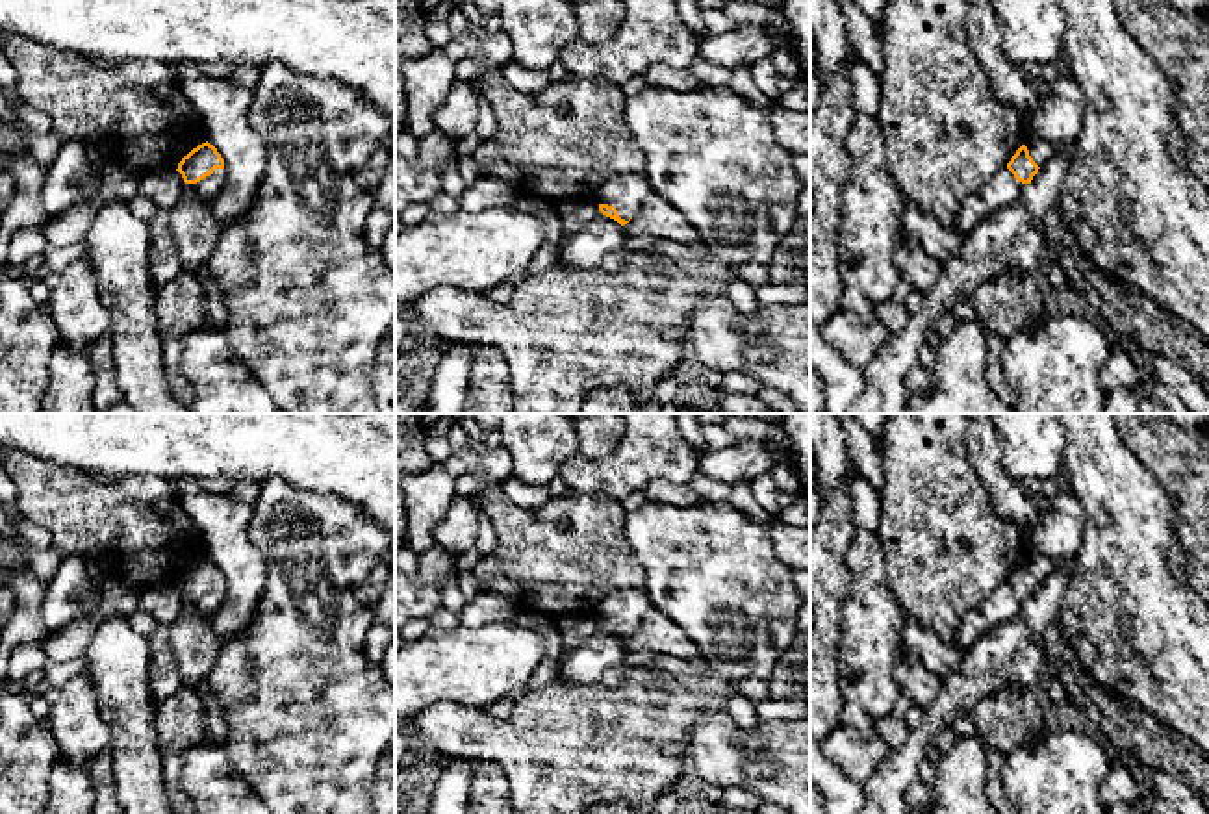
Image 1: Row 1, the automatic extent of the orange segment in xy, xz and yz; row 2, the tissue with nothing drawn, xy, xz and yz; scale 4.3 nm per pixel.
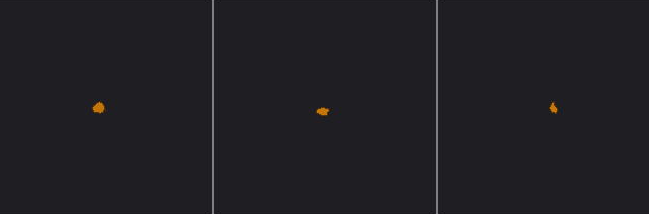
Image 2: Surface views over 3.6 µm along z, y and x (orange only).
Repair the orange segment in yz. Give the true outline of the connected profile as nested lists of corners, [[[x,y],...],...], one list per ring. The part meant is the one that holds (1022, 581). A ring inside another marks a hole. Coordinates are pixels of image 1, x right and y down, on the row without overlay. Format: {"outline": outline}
{"outline": [[[1027,549],[1025,558],[1016,566],[1007,582],[990,593],[986,601],[961,623],[957,647],[962,656],[966,656],[983,636],[996,630],[1001,623],[1018,617],[1024,601],[1031,599],[1038,584],[1061,564],[1057,558]]]}

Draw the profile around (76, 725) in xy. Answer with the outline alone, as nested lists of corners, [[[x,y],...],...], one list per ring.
[[[85,669],[54,695],[46,725],[59,747],[59,757],[78,768],[109,747],[111,732],[96,708],[95,686]]]

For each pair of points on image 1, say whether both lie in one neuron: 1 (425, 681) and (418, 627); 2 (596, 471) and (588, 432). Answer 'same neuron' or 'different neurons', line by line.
1: different neurons
2: different neurons

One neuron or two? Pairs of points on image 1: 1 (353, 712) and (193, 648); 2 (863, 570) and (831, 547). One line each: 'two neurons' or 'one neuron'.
1: two neurons
2: two neurons

